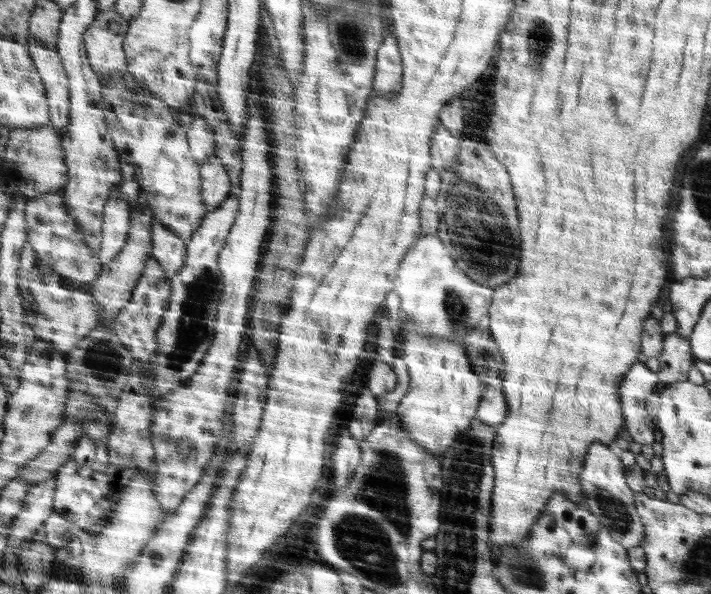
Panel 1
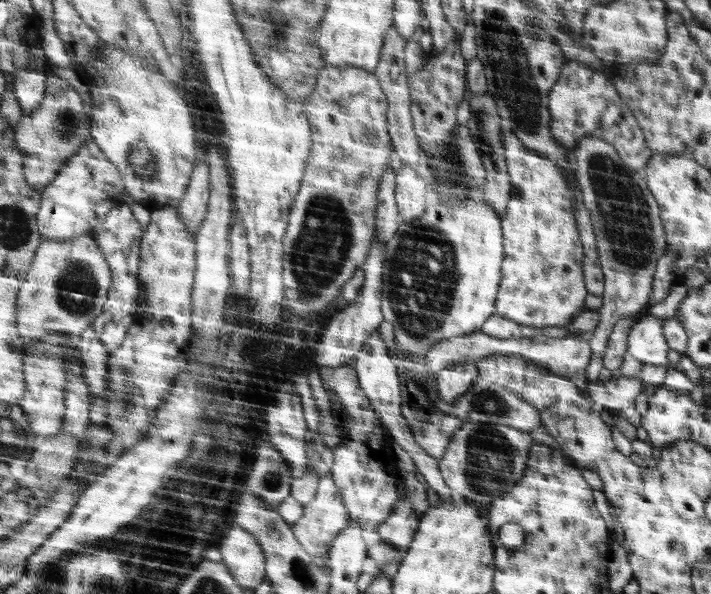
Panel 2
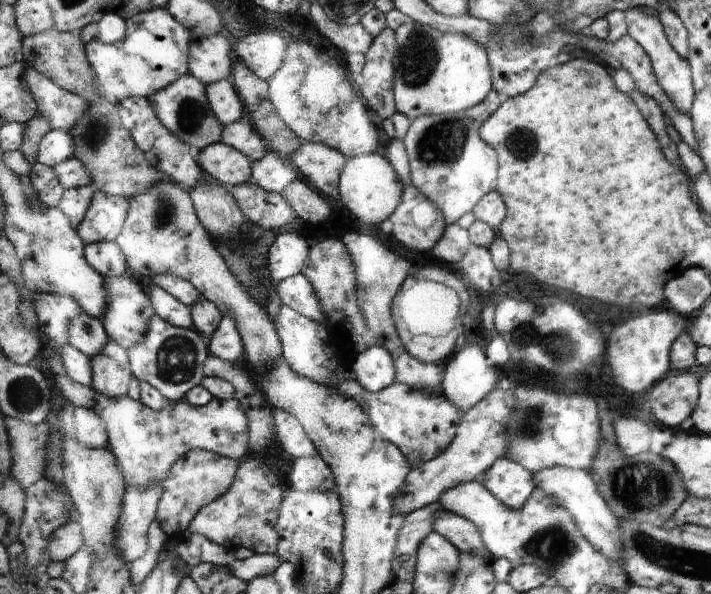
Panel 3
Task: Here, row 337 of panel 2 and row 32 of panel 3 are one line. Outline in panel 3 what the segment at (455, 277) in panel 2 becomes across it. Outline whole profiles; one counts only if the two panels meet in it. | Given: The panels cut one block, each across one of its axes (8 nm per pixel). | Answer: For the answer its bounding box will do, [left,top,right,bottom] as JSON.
[392,19,494,120]

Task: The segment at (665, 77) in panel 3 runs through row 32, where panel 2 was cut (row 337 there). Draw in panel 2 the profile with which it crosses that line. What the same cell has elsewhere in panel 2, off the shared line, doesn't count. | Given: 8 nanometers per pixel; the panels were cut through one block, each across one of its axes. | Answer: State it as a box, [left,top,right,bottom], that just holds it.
[628,313,670,366]

